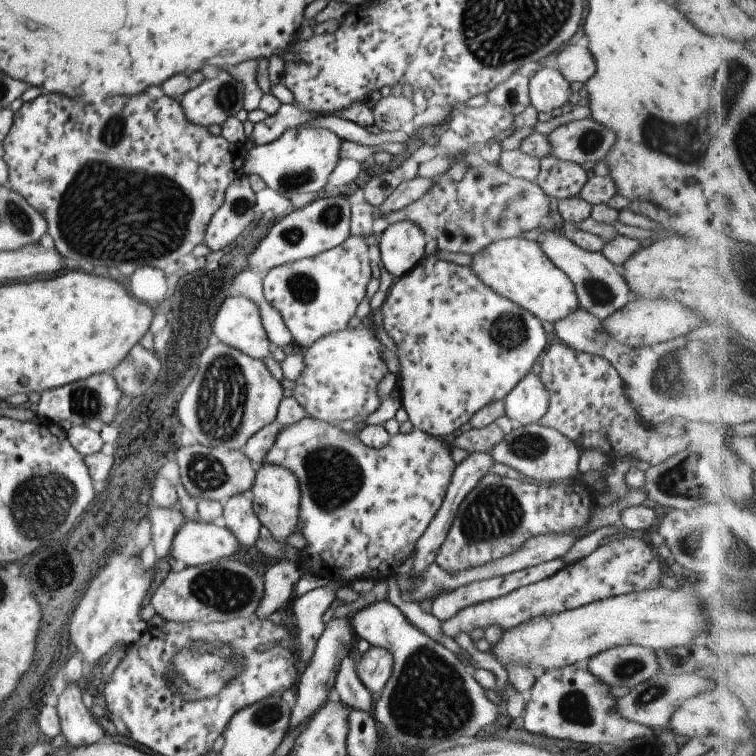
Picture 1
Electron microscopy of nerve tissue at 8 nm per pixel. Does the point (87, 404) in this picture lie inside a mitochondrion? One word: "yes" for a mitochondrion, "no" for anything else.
yes

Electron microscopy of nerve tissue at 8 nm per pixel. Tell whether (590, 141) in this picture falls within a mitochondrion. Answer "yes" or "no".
yes

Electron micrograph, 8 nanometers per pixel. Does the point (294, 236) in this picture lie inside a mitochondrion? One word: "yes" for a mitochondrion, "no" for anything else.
yes

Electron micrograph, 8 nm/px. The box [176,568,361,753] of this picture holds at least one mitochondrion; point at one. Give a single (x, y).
(268, 715)

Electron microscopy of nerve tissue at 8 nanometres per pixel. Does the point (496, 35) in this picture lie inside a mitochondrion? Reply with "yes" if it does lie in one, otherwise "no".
yes

